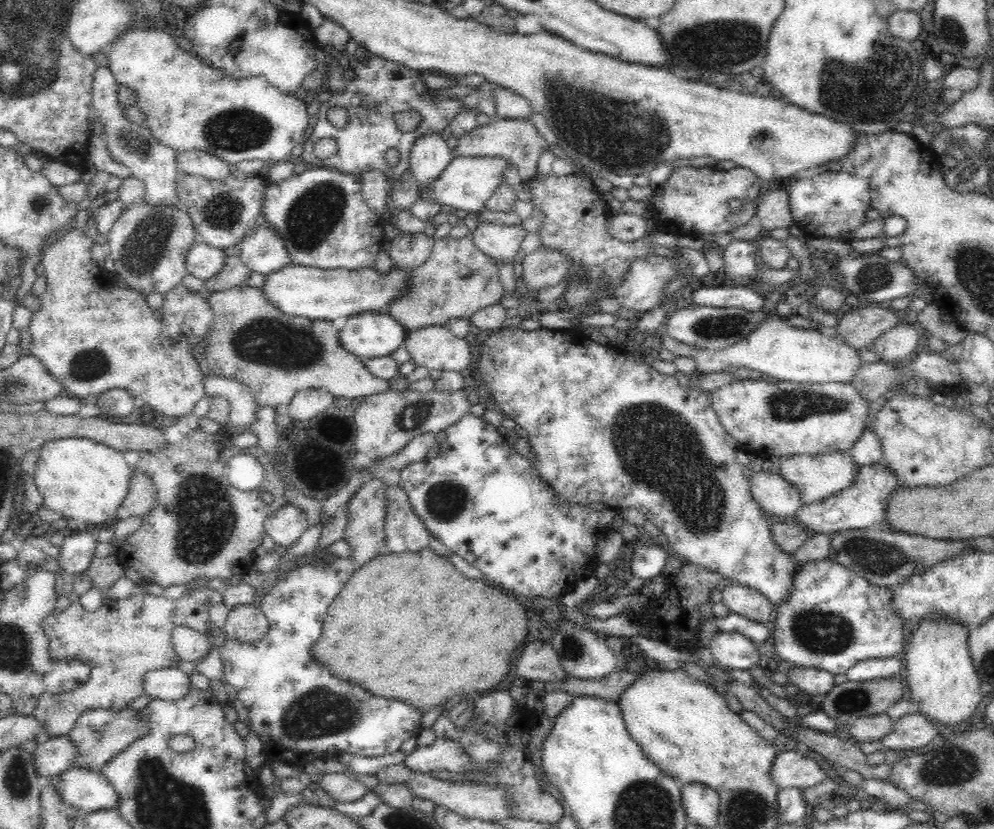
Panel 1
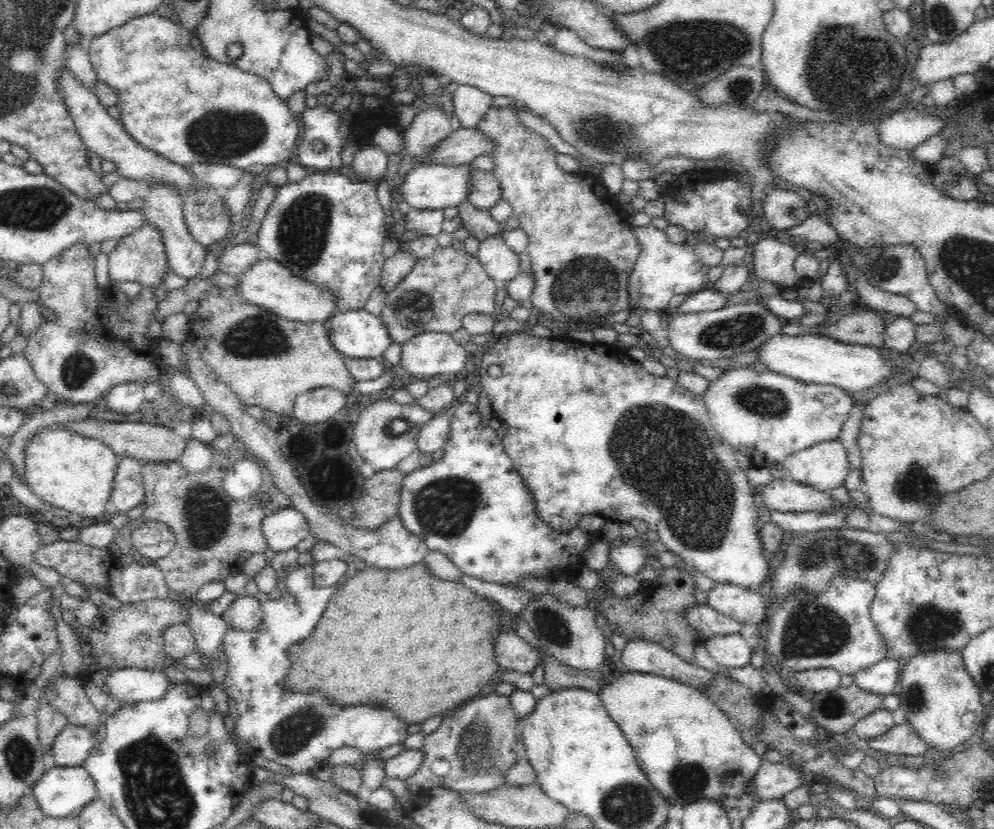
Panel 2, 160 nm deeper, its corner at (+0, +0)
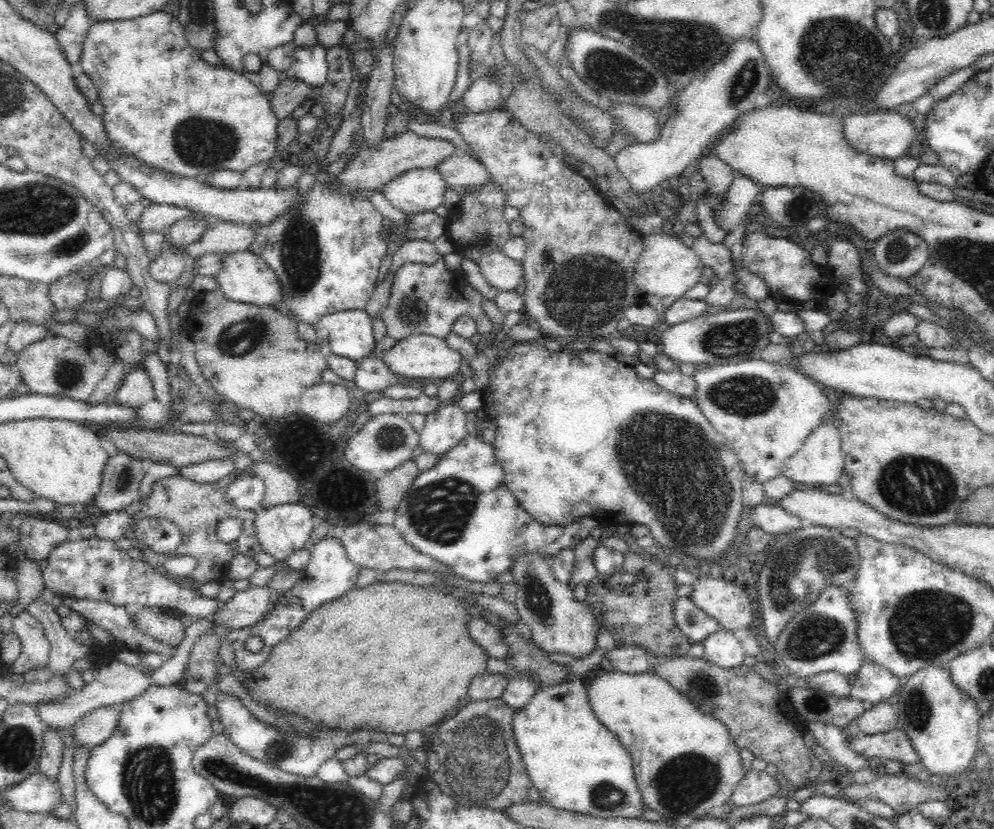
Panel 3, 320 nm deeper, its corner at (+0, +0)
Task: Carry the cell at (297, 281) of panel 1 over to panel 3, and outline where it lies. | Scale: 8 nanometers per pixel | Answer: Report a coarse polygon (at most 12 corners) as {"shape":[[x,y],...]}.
{"shape":[[250,251],[224,256],[214,280],[224,297],[282,302],[276,273]]}

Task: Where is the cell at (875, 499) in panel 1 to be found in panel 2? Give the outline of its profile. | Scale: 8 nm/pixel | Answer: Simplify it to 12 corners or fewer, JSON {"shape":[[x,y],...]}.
{"shape":[[845,510],[770,511],[770,523],[784,532],[840,528]]}

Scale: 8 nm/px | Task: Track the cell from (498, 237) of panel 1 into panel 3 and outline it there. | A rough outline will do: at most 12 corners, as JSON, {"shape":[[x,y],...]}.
{"shape":[[503,252],[477,257],[479,271],[498,292],[516,291],[523,263]]}

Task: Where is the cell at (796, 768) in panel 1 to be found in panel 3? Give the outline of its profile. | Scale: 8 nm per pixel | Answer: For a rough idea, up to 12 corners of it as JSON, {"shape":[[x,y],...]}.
{"shape":[[750,769],[734,788],[735,807],[773,797],[778,784],[766,771]]}

